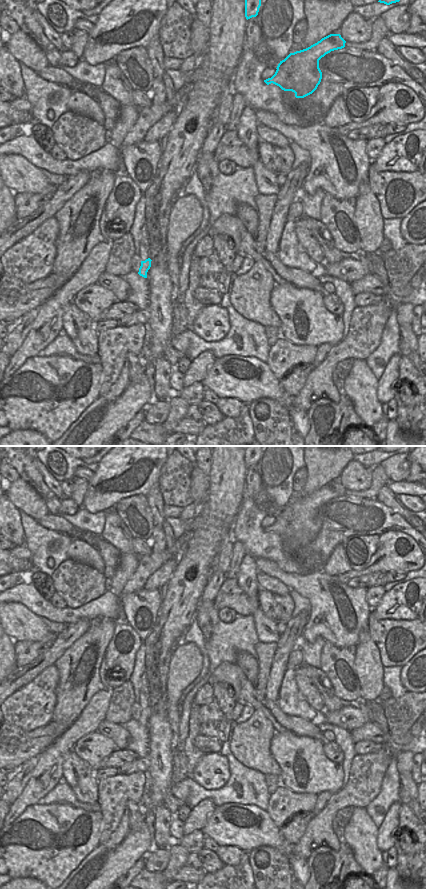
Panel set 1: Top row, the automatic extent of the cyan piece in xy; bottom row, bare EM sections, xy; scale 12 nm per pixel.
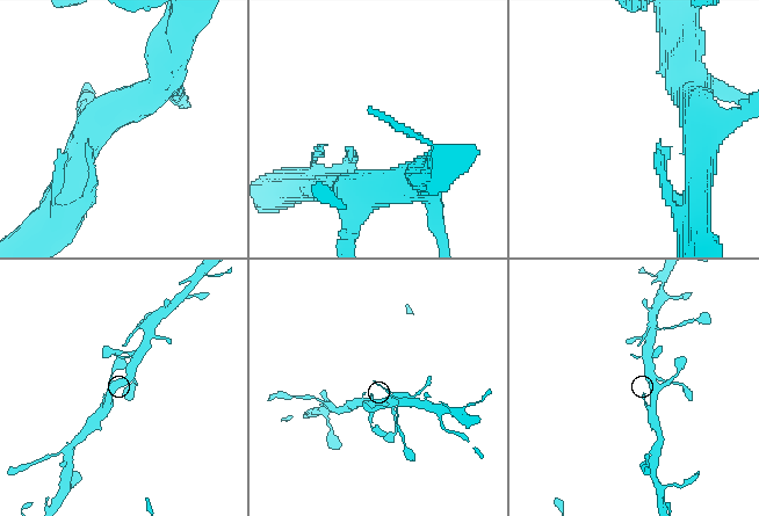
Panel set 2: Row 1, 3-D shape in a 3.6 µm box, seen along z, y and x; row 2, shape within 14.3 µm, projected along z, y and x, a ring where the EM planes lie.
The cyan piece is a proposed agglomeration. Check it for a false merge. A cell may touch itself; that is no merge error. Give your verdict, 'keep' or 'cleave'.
keep

